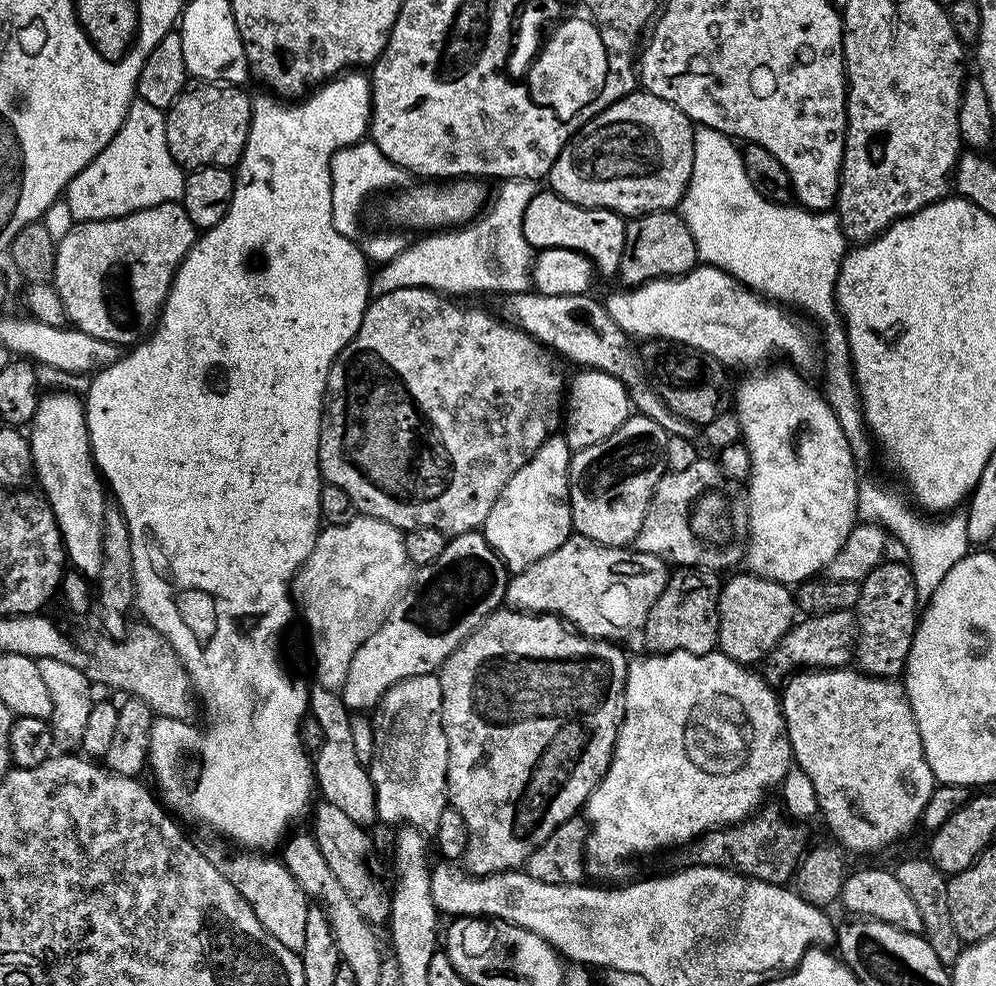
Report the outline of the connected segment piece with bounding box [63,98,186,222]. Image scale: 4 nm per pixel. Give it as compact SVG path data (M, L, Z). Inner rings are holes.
M135 99L126 114L126 122L114 134L110 146L98 154L88 165L68 183L63 199L68 201L73 221L105 220L118 218L143 208L153 208L159 204L171 204L184 199L185 169L174 162L170 154L170 146L166 142L166 112L163 108L150 106L150 102Z

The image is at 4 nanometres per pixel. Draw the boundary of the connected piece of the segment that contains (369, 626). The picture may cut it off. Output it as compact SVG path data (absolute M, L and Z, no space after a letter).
M358 514L350 522L346 522L346 526L334 526L330 524L317 535L314 546L312 547L312 553L304 559L304 564L296 571L295 577L290 585L290 591L294 597L295 607L299 611L300 608L304 611L304 618L312 630L313 638L316 639L316 672L320 678L318 680L319 687L339 690L344 685L346 682L346 670L350 670L350 660L354 658L358 646L362 646L366 642L366 638L370 638L370 634L374 634L378 630L378 626L382 626L382 622L387 620L390 610L396 605L397 600L408 591L413 579L414 565L404 545L404 532L392 524L382 522L373 516Z

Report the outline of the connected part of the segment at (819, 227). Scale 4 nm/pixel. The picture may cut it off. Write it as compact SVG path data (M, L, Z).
M697 127L694 131L694 170L690 174L690 182L688 189L684 192L684 198L678 205L678 211L683 216L686 226L690 230L690 234L696 243L696 255L705 265L713 268L720 268L726 274L730 274L739 284L746 285L753 292L760 293L761 297L767 298L781 306L787 306L789 309L797 310L801 308L814 323L820 327L820 336L824 339L824 348L822 344L822 364L824 360L824 384L822 383L822 395L825 402L830 406L830 410L834 410L834 414L838 418L838 426L842 426L842 434L846 434L846 442L850 442L850 450L857 461L864 462L868 456L868 448L864 445L864 436L866 440L866 425L862 419L862 409L860 406L860 392L856 389L856 375L852 371L852 355L848 346L848 339L844 330L844 319L840 317L840 310L836 306L836 279L840 273L840 264L844 260L846 251L846 237L840 219L836 217L835 211L829 210L826 212L809 212L808 209L799 206L791 206L784 202L767 200L762 194L758 194L758 190L754 190L754 186L750 186L750 178L746 178L746 170L742 166L742 158L740 157L741 149L734 143L733 137L724 136L718 130L713 128Z

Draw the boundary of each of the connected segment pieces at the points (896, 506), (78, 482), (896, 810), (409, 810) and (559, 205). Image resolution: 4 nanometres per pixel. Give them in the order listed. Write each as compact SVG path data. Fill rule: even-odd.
M861 483L856 489L856 515L865 524L878 525L895 543L897 540L904 547L904 552L908 555L906 563L912 569L916 596L921 602L930 602L934 598L934 590L942 586L942 578L946 578L954 563L970 550L972 543L968 536L968 513L959 508L939 518L929 518L905 500L880 484Z
M69 392L37 399L30 425L32 433L26 437L32 448L34 476L40 479L39 491L48 499L64 539L67 563L85 576L96 578L102 570L106 485L92 457L81 397Z
M851 667L825 668L823 670L801 670L783 685L784 696L780 700L780 711L784 713L784 725L788 731L788 741L792 747L792 759L795 767L801 768L814 782L814 794L818 798L818 812L828 823L835 839L849 853L852 852L880 852L891 844L899 842L903 836L908 836L915 830L916 824L921 823L926 802L930 802L930 794L936 789L938 781L930 770L930 762L926 762L926 754L922 750L922 734L918 734L918 722L914 722L914 710L908 701L908 693L904 691L903 683L896 678L870 676L866 672L853 670Z
M429 674L427 676L415 676L414 678L406 678L402 682L398 682L394 686L390 686L390 690L386 690L386 694L380 699L378 705L378 713L380 717L375 717L374 727L376 730L376 749L372 755L372 763L370 771L372 781L374 782L374 790L376 791L376 814L381 821L385 820L388 824L396 824L395 826L411 826L421 830L435 829L442 810L449 807L448 803L448 783L446 782L446 768L448 766L448 746L446 744L446 730L442 726L442 686L440 685L439 675Z
M537 190L526 212L522 214L522 234L533 250L565 248L587 256L593 269L604 276L615 277L622 262L622 242L626 220L609 208L583 208L551 190Z

